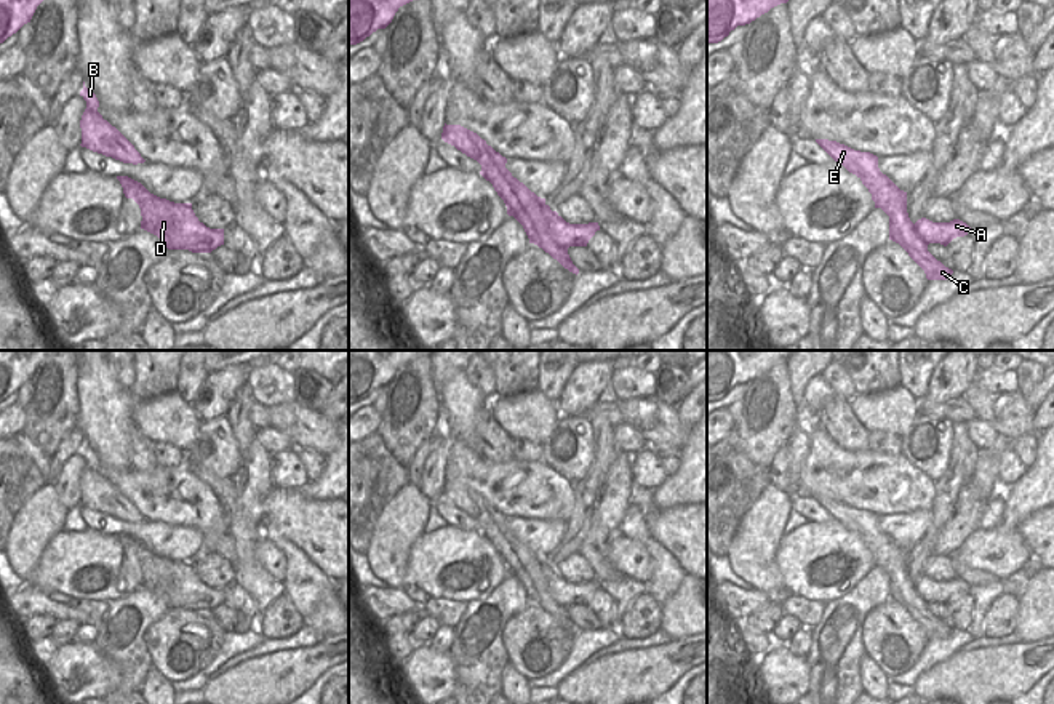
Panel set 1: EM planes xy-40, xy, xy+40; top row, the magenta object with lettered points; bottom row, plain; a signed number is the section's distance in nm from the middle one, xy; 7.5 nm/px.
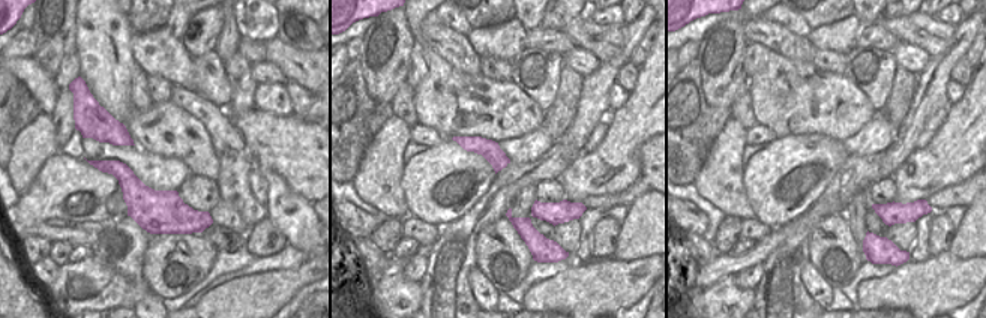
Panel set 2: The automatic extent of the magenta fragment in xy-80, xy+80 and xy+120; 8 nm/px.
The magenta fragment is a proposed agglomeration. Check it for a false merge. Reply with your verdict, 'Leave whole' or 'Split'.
Split.

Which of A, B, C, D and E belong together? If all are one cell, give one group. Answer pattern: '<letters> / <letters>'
A D / B C E

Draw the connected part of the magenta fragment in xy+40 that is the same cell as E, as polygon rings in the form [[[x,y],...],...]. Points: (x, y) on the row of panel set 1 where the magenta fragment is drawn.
[[[828,139],[816,142],[848,171],[868,186],[868,192],[876,197],[889,216],[889,235],[908,256],[924,270],[928,280],[947,280],[953,270],[937,261],[929,251],[928,243],[916,234],[915,224],[907,213],[907,192],[900,190],[878,168],[878,157],[870,152],[854,150],[844,144]]]

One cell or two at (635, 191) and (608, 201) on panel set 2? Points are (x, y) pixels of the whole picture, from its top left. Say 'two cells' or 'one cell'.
one cell

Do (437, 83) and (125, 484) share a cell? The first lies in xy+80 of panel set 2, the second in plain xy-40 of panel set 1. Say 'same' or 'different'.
same

